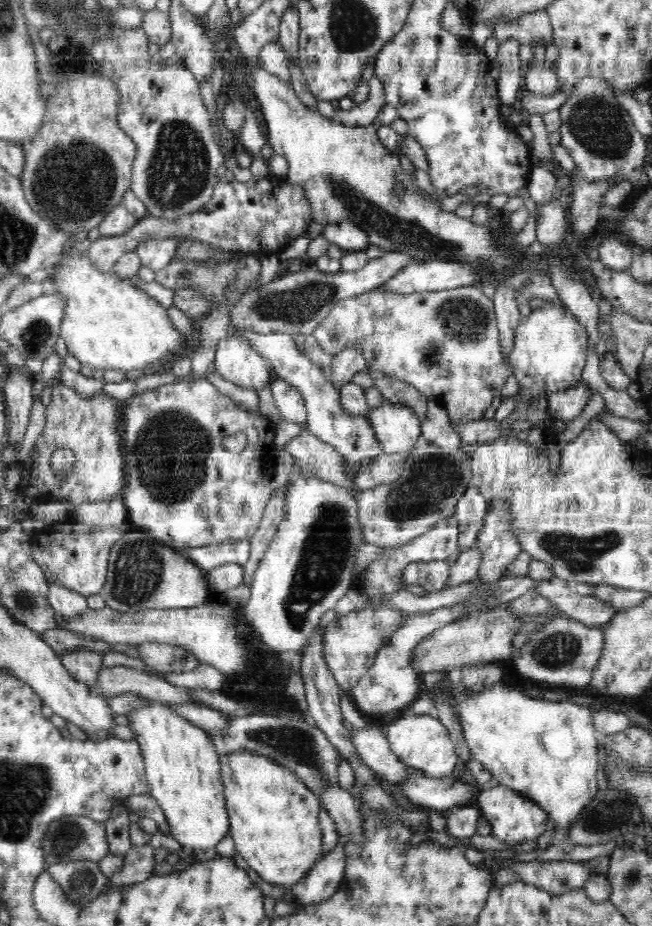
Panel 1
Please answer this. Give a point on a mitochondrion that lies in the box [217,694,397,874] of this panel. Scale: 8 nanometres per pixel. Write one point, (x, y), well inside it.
(296, 743)

